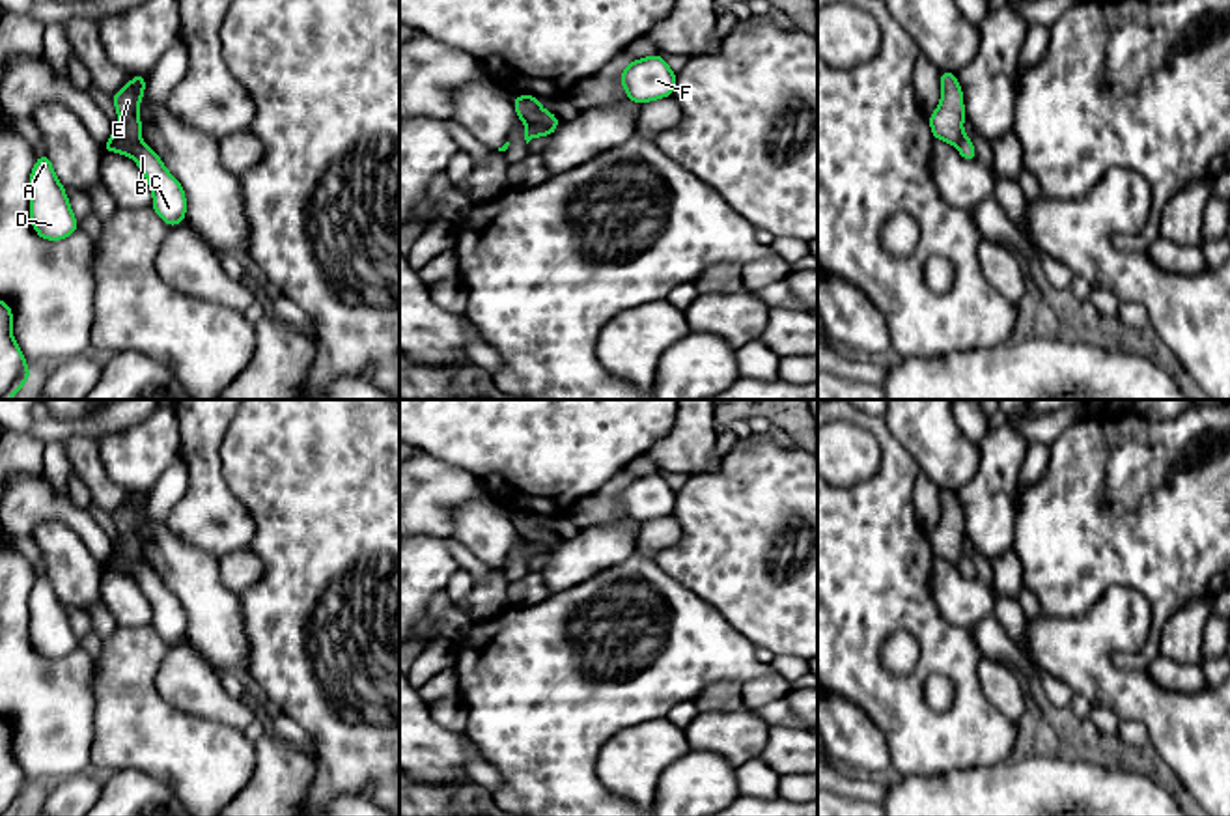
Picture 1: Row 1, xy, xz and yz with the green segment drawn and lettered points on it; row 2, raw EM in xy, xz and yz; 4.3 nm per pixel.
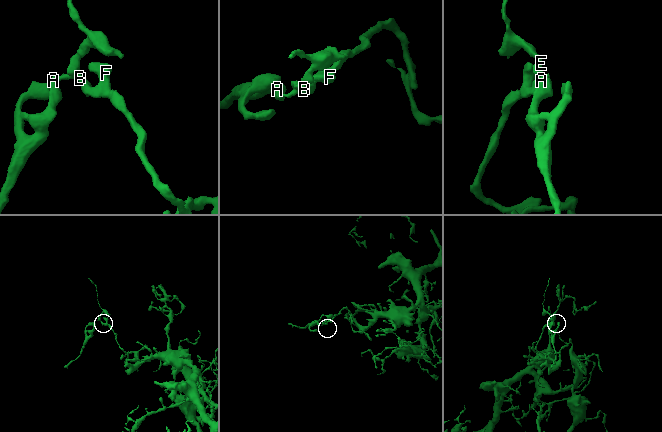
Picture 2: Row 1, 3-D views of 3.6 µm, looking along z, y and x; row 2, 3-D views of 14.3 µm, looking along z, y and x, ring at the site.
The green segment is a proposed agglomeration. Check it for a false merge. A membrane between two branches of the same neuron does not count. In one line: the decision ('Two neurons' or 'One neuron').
Two neurons

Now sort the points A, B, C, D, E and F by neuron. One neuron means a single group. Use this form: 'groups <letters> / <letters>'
groups A B C D F / E

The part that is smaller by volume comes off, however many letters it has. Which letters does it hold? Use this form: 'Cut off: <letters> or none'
Cut off: E

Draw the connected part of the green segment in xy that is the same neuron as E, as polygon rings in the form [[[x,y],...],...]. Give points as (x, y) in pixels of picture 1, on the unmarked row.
[[[134,493],[127,504],[112,514],[119,542],[108,560],[142,560],[142,540],[138,534],[140,519],[146,508],[146,493]]]

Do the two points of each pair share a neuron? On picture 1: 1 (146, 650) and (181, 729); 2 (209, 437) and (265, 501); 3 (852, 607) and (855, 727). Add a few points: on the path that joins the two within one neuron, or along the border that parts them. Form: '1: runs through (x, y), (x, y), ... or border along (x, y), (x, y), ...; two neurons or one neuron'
1: runs through (144, 671), (144, 695), (161, 712); one neuron
2: border along (234, 419), (221, 447), (221, 473), (232, 492); two neurons
3: border along (837, 693), (852, 701), (883, 738); two neurons

